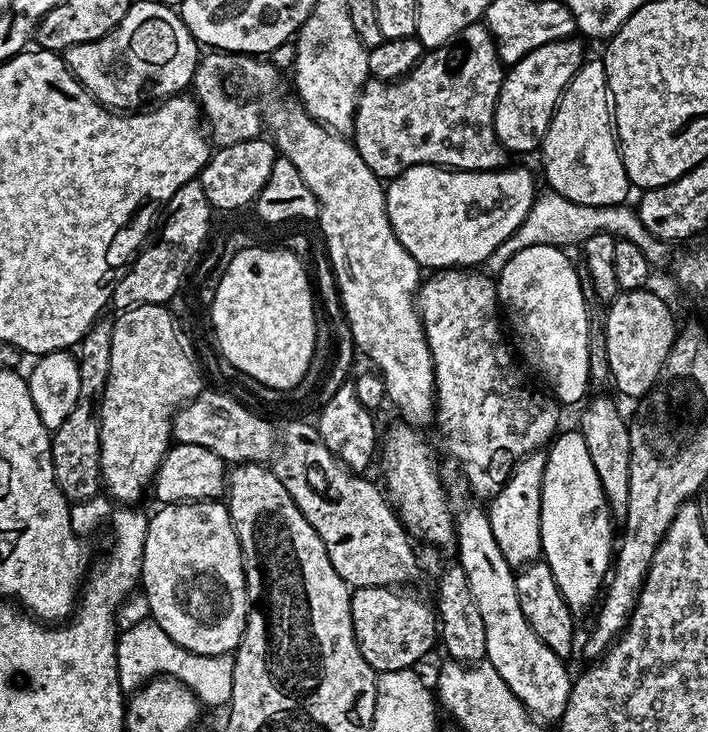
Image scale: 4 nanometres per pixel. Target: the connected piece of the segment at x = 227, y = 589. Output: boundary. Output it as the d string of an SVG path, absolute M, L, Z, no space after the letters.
M190 500L165 504L157 509L156 513L151 513L140 559L139 583L149 602L151 619L156 620L178 646L196 655L227 656L235 653L246 626L249 602L242 550L227 503Z

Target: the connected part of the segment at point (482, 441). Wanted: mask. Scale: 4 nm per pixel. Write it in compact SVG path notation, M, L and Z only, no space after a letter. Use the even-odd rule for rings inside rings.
M460 266L433 271L429 275L432 277L429 280L427 277L419 286L416 308L420 312L420 321L434 362L435 423L440 423L440 432L448 439L448 448L464 471L463 479L467 487L477 497L491 498L500 493L500 487L512 475L512 469L525 456L541 451L557 435L561 427L559 424L562 408L547 391L539 392L528 385L523 372L525 369L518 363L502 327L502 309L496 299L493 277L481 272L465 270Z

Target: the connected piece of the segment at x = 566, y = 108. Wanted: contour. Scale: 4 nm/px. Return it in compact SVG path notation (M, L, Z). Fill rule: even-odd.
M585 59L574 78L570 78L544 135L543 152L545 185L562 194L562 198L595 208L623 204L629 199L630 185L616 138L603 59Z

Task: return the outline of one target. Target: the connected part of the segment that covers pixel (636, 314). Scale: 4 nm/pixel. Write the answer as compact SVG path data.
M647 287L635 288L629 292L620 291L607 305L606 318L606 353L609 358L611 383L624 396L643 398L656 387L668 361L670 350L676 341L678 323L672 317L672 308L656 292L648 292Z

